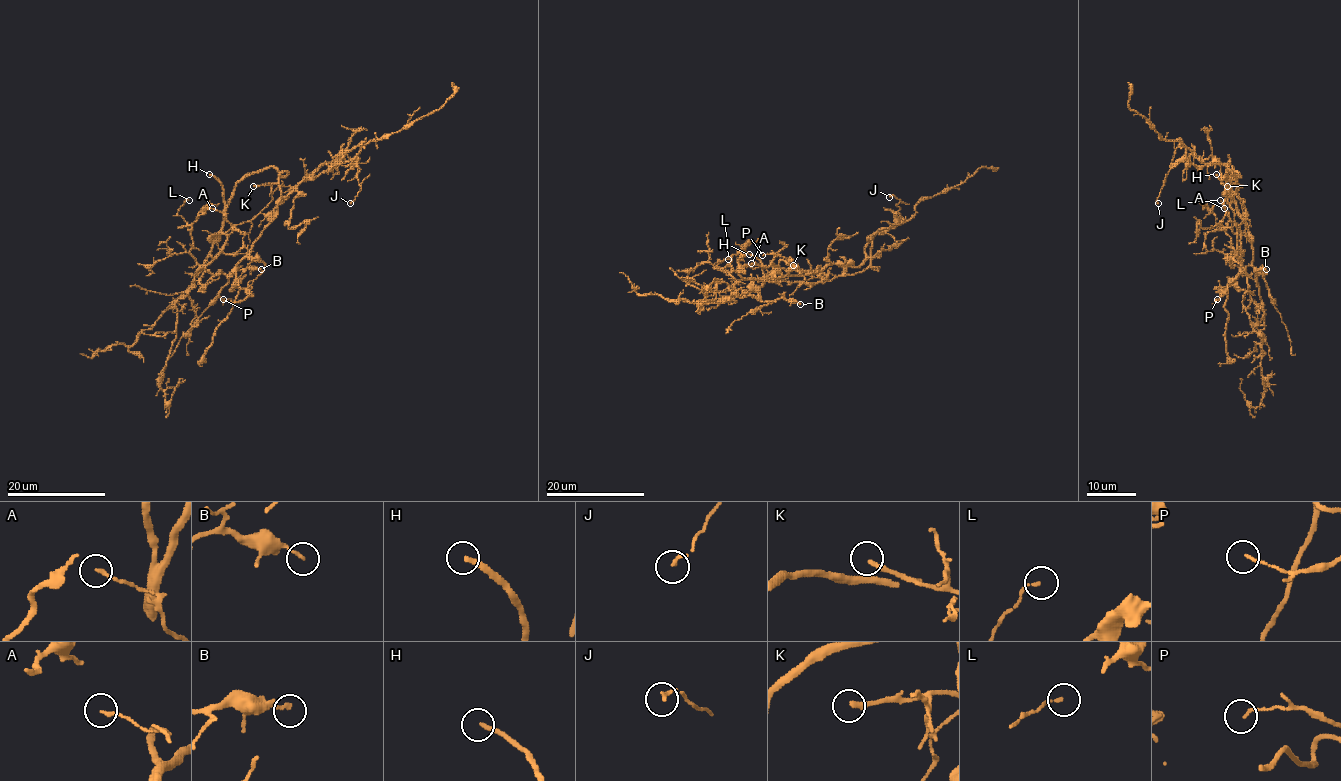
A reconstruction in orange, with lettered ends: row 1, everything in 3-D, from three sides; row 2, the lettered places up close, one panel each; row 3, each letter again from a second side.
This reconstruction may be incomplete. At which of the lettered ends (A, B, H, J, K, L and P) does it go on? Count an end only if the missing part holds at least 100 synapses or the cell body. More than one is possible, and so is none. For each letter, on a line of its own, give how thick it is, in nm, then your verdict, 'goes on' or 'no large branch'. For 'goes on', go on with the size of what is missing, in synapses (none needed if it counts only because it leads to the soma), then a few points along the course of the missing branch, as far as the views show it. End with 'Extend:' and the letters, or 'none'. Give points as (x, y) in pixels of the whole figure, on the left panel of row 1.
A: calibre 150 nm; no large branch
B: calibre 150 nm; no large branch
H: calibre 200 nm; goes on; course (209, 174), (196, 164), (195, 153), (183, 139), (194, 126), (194, 121), (174, 121), (169, 129)
J: calibre 150 nm; no large branch
K: calibre 240 nm; no large branch
L: calibre 120 nm; no large branch
P: calibre 120 nm; no large branch
Extend: H

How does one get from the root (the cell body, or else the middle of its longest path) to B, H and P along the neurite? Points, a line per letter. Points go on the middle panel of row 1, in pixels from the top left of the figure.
B: (801, 282), (755, 280), (750, 291), (744, 291), (764, 302), (786, 298), (795, 299), (800, 304)
H: (801, 282), (765, 279), (755, 280), (755, 285), (762, 283), (762, 264), (749, 254)
P: (801, 282), (762, 280), (788, 277), (776, 280), (776, 268), (784, 258), (762, 255)

